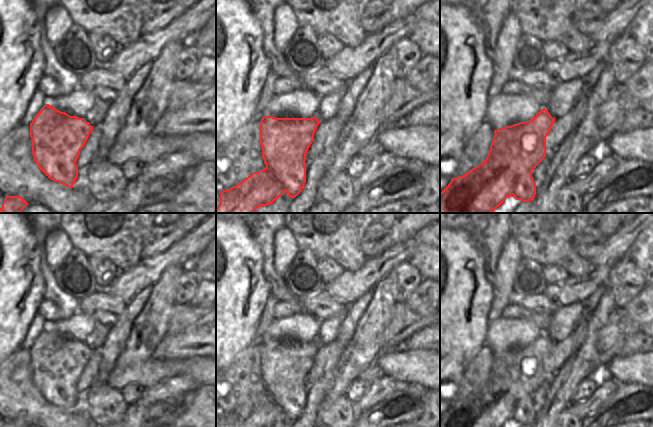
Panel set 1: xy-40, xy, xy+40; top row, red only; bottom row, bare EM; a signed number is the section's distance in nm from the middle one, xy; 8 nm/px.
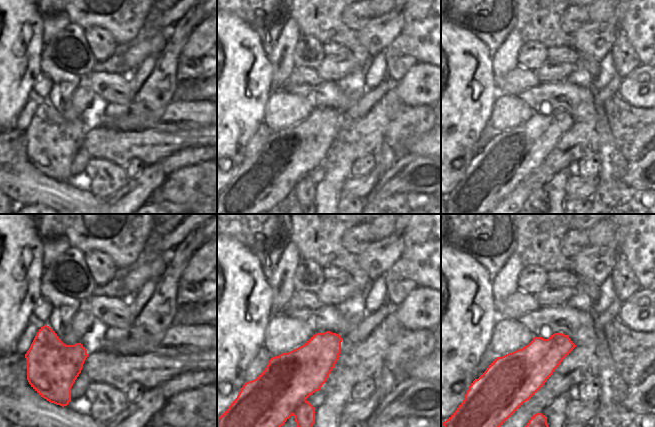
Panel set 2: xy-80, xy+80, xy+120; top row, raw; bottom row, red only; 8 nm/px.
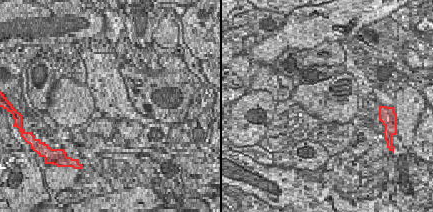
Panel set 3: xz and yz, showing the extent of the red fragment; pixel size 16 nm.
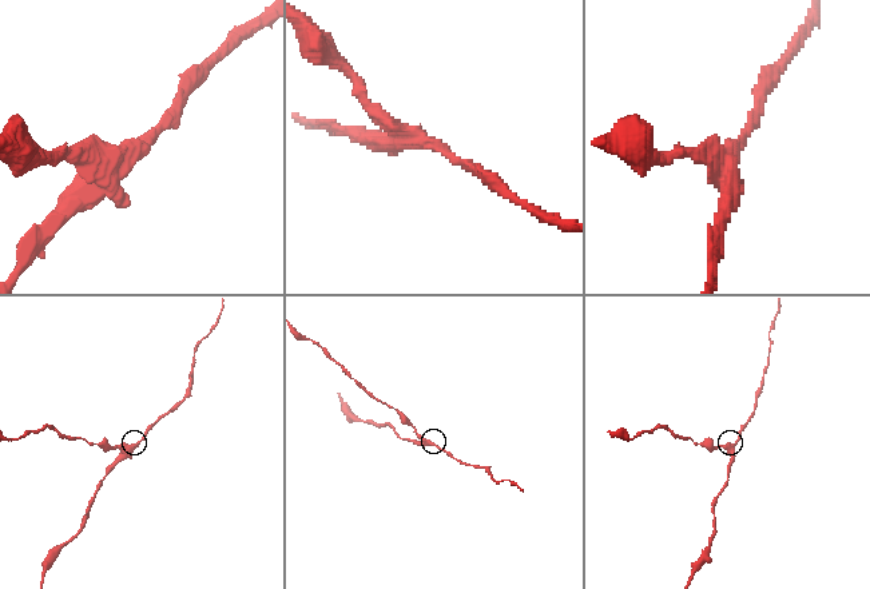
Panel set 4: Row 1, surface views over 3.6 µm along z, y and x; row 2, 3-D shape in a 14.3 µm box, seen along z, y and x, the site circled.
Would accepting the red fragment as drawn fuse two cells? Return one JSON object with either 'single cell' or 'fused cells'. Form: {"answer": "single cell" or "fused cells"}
{"answer": "fused cells"}

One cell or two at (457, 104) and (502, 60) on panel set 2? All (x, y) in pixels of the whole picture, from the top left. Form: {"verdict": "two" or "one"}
{"verdict": "two"}

